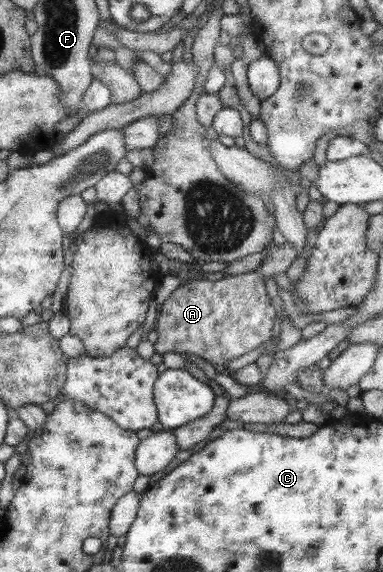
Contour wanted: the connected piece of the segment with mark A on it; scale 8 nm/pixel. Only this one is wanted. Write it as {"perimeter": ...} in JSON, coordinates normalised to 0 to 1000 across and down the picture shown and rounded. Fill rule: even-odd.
{"perimeter":[[[666,474],[601,481],[561,491],[501,488],[465,500],[444,512],[444,519],[413,528],[413,549],[402,570],[413,589],[399,600],[399,612],[413,621],[426,617],[514,621],[554,640],[582,640],[603,628],[616,628],[697,596],[700,589],[708,589],[705,575],[715,554],[721,540],[705,533],[689,512],[689,491]]]}

